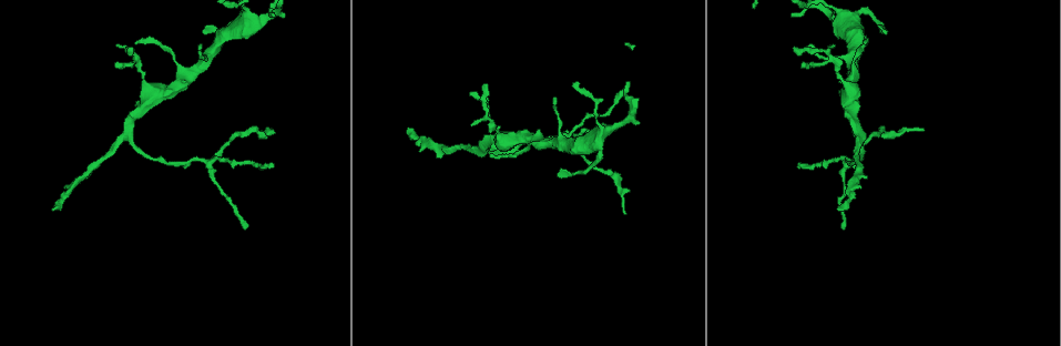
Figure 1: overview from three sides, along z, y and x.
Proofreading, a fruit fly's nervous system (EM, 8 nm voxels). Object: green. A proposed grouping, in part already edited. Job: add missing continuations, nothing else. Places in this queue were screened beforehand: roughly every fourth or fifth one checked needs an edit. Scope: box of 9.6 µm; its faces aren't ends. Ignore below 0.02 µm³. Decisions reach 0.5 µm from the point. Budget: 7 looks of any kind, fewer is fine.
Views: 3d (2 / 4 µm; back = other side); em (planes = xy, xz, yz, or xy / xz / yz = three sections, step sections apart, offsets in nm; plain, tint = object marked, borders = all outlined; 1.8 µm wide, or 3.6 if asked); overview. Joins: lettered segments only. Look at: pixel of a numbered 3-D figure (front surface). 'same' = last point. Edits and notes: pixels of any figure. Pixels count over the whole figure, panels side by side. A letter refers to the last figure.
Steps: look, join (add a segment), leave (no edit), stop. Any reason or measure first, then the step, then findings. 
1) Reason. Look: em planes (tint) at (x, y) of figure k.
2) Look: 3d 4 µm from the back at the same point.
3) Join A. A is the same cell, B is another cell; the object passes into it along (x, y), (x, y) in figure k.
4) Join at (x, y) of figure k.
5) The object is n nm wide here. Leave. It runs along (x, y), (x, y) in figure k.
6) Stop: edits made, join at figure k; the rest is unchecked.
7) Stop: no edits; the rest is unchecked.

An open end. Look: 3d 4 µm at (624, 214) of figure 1.

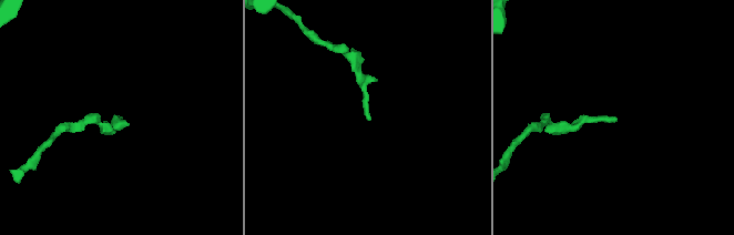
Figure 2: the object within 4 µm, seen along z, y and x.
Need the tissue. Look: em planes (borders) at (367, 119) of figure 2.

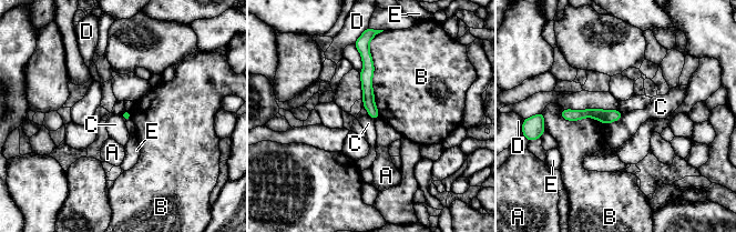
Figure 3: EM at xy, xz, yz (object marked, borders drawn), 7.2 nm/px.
Leave. A, B, C, D and E are other cells; none of them fits.

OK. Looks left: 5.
Tapers out. Look: em planes (borders) at (800, 163) of figure 1.

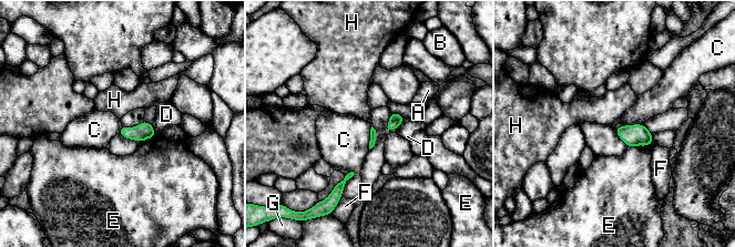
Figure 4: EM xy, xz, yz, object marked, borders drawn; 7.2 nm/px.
Leave. A, B, C, D, E, F, G and H are other cells; a border runs along (642, 123), (618, 126), (615, 129) in figure 4; no lettered segment goes on from it.

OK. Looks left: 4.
Free end. Look: 3d 2 µm at (629, 81) of figure 1.

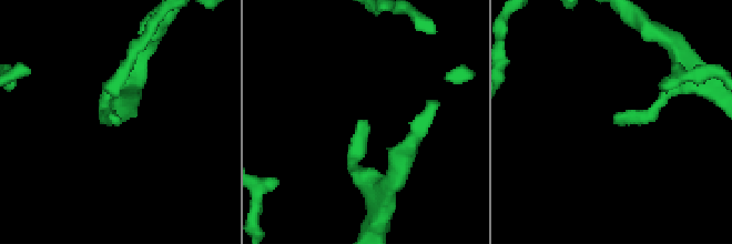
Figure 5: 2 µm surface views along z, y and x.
Look: em xy step 16 (tint) at (366, 121) of figure 5.

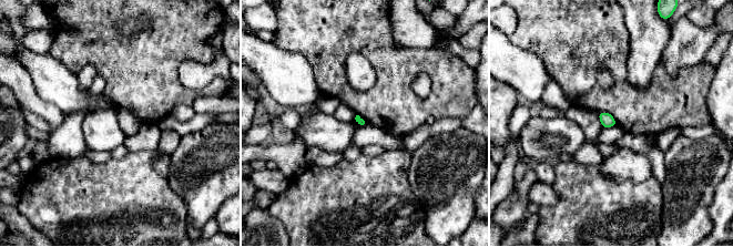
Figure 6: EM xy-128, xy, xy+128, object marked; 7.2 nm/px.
Another direction. Look: em planes (borders) at the same point.

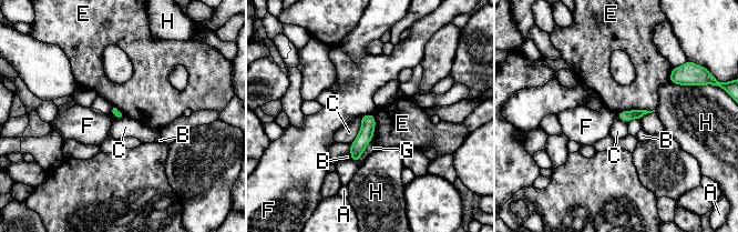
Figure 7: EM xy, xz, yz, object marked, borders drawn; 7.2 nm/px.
The longest contact is with E, 280 nm. Leave. A, B, C, E, F, G and H are other cells; no lettered segment goes on from it.

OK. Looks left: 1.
Stop: no edits; the rest is unchecked.

